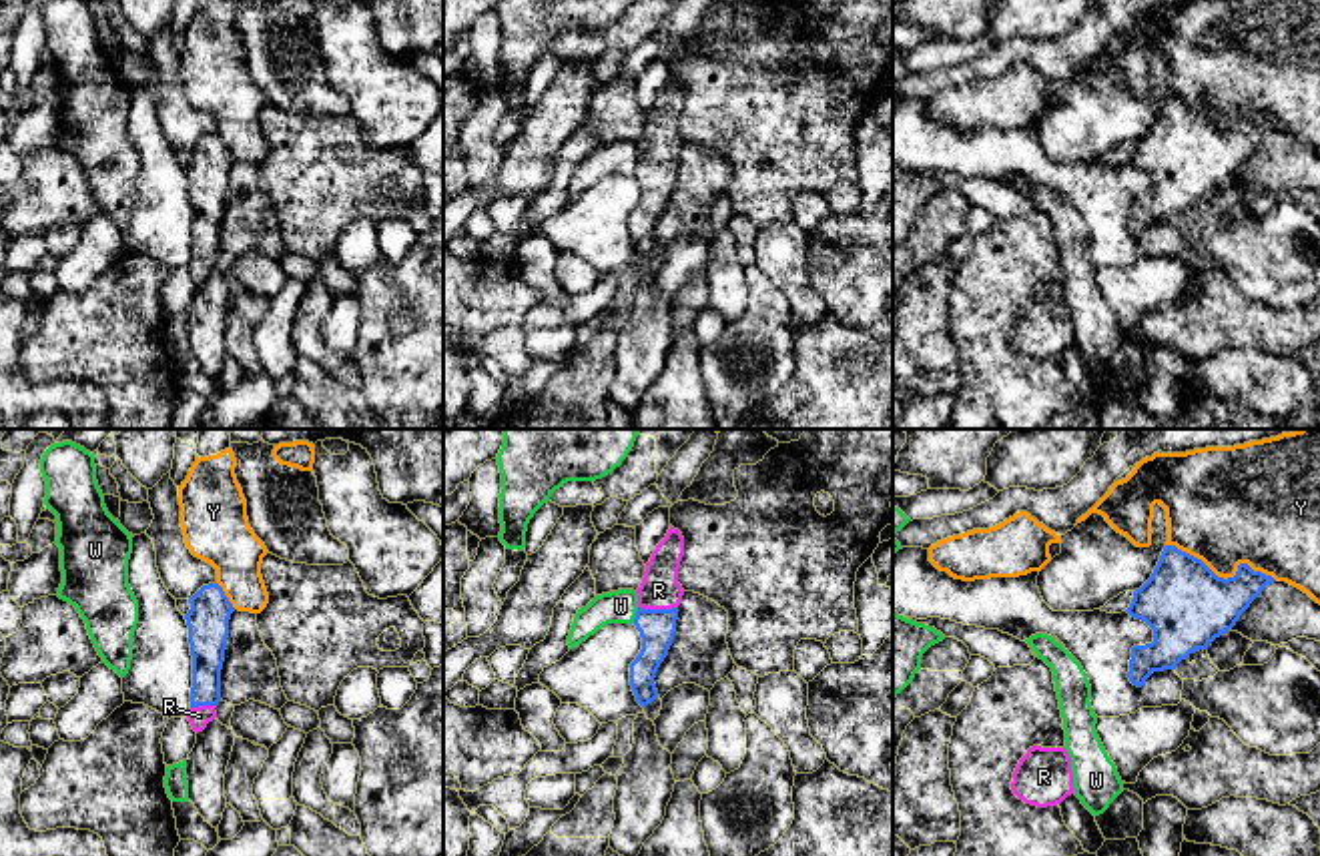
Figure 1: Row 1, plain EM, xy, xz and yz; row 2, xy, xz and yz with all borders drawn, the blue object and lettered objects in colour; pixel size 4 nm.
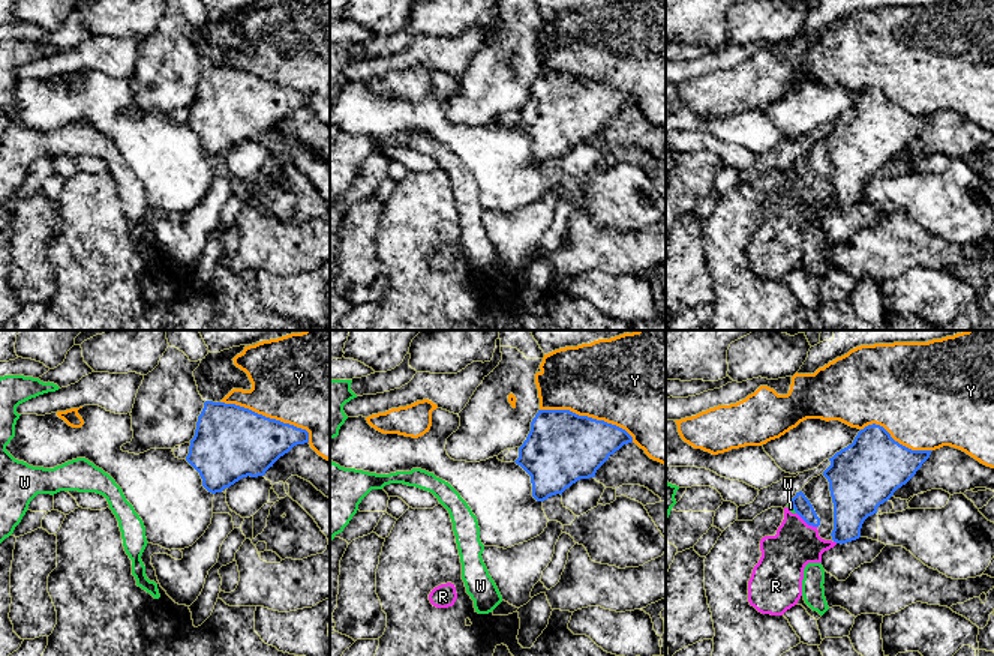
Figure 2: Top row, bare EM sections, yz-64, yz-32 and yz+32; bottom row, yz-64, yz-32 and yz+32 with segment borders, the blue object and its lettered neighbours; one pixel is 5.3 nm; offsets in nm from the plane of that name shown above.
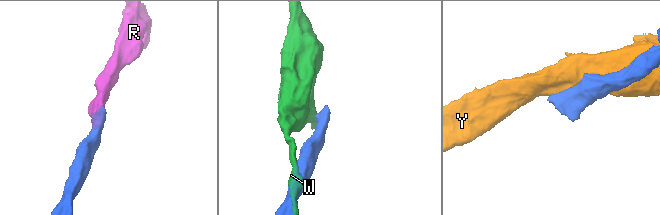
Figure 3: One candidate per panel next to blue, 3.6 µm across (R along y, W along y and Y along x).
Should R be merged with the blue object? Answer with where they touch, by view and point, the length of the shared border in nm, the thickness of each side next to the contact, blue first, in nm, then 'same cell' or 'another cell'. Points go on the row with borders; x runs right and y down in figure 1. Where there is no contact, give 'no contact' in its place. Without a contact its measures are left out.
xz (658, 610) | 160 nm | 150/160 nm | same cell

